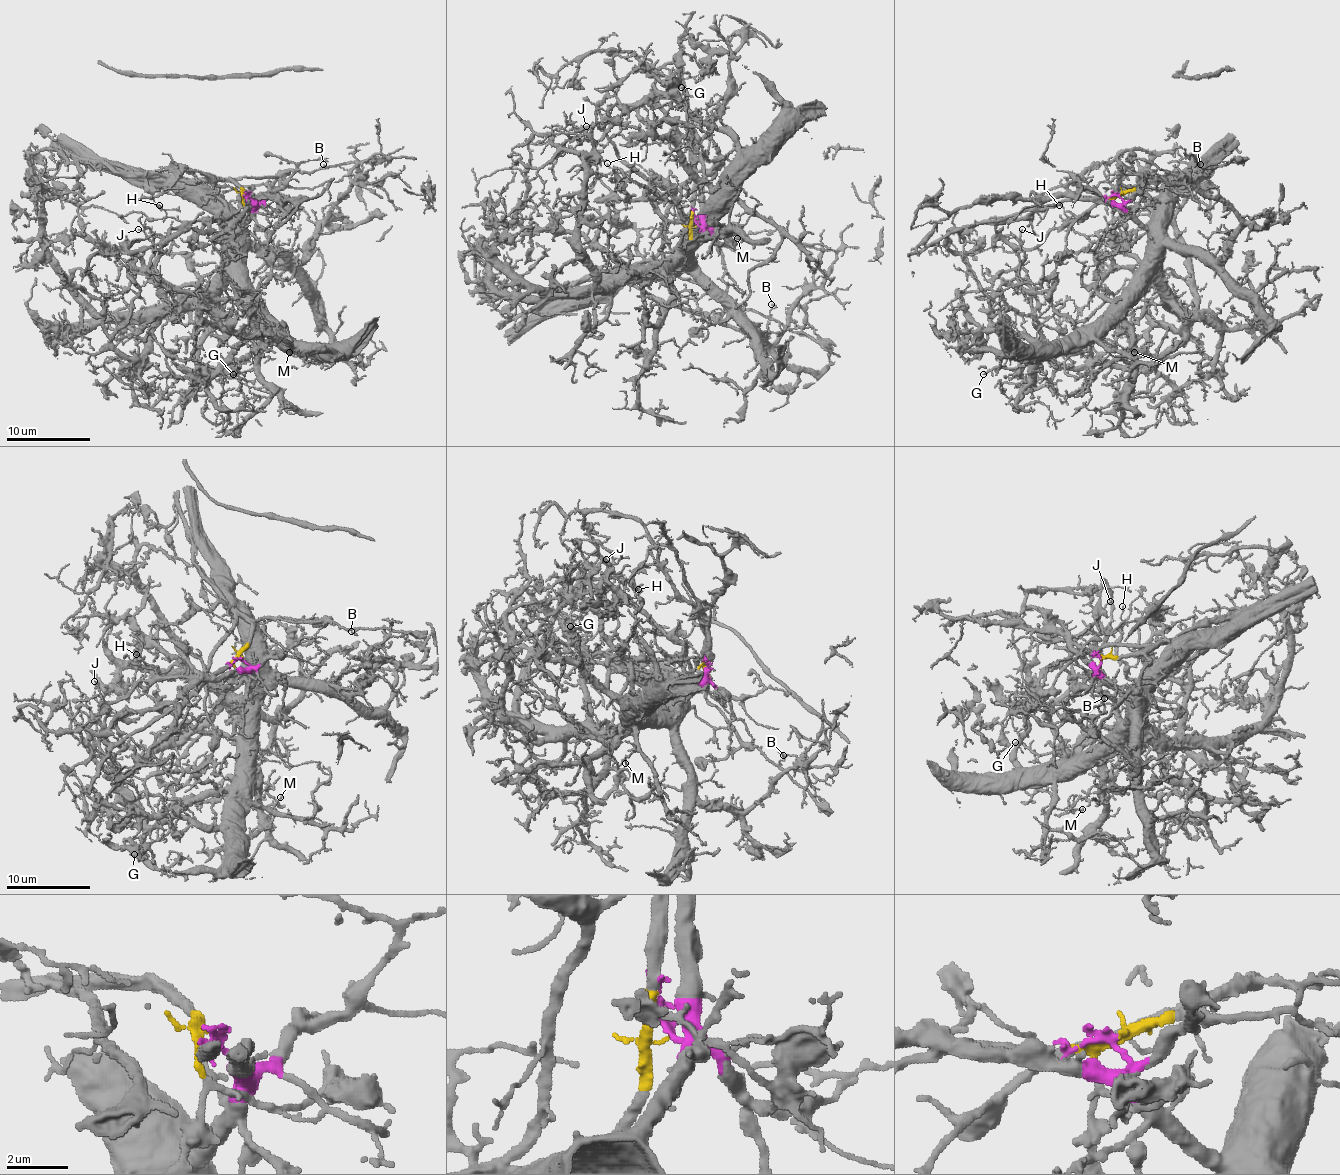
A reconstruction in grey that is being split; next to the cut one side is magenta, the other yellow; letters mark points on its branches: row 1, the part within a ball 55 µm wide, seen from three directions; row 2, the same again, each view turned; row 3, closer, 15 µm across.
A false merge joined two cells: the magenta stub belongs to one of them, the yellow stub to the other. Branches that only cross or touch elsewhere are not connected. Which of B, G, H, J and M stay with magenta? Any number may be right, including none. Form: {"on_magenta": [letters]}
{"on_magenta": ["G", "M"]}

